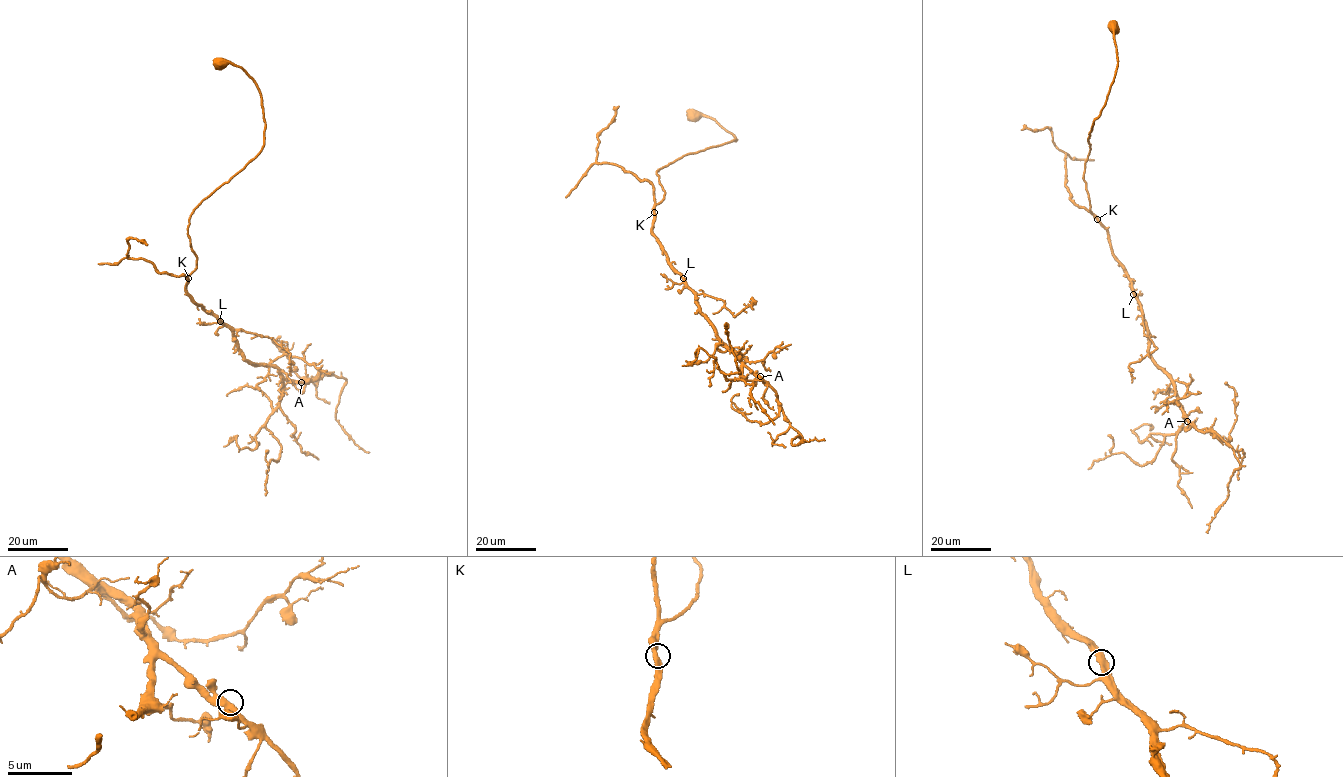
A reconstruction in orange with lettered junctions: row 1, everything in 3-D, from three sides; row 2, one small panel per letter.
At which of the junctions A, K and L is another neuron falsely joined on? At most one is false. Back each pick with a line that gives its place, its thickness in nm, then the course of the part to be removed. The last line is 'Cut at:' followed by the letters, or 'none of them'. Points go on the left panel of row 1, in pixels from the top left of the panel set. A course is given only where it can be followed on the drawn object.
Cut at: none of them

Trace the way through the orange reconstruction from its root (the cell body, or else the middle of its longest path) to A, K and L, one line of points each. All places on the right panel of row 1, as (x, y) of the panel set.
A: (1112, 28), (1117, 67), (1090, 132), (1084, 181), (1144, 316), (1149, 353), (1187, 421)
K: (1112, 28), (1117, 67), (1106, 104), (1090, 132), (1090, 150), (1084, 173), (1089, 210), (1097, 218)
L: (1112, 28), (1117, 67), (1106, 104), (1090, 132), (1084, 181), (1089, 210), (1108, 232), (1111, 250), (1133, 294)

